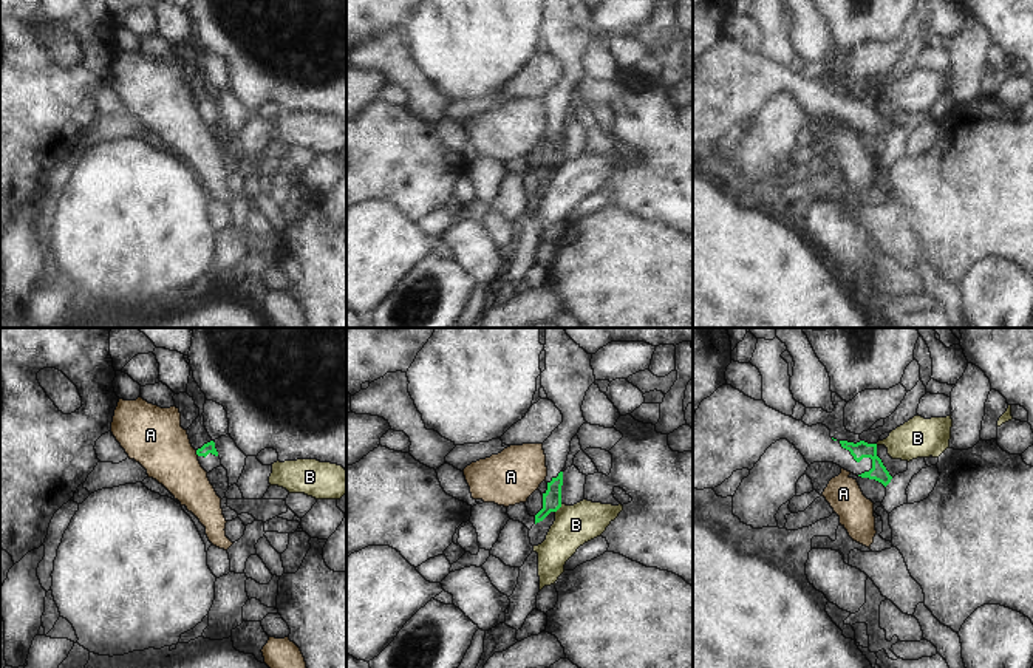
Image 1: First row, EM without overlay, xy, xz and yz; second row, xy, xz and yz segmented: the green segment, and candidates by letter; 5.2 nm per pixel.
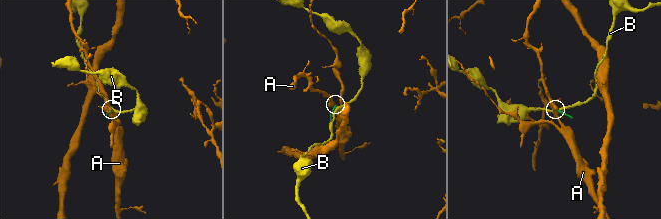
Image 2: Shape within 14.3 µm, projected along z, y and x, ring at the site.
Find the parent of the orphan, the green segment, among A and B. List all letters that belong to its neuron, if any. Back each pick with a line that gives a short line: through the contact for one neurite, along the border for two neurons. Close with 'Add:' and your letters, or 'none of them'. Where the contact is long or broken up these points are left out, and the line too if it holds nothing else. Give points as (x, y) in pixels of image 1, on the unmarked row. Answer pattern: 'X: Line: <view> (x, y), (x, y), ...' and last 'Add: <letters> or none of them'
Add: none of them

